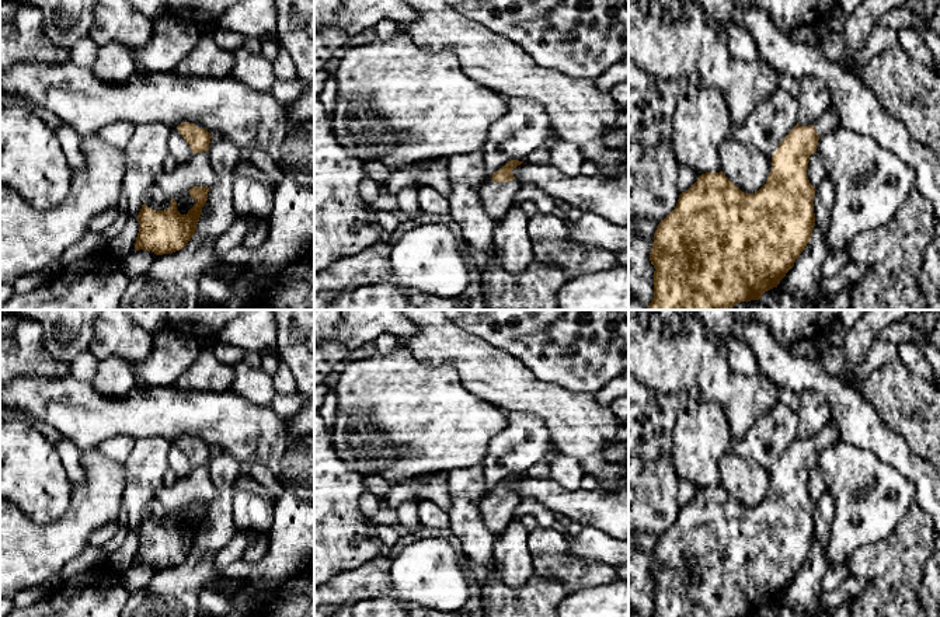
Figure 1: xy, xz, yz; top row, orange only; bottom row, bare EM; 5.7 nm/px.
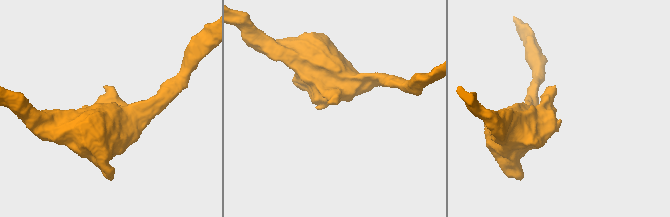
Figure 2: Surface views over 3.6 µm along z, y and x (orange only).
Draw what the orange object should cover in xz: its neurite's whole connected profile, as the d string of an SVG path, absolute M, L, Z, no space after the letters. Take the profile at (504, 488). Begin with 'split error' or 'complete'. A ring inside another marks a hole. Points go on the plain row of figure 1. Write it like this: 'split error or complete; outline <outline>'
split error; outline M511 474L502 482L492 488L490 495L484 495L480 502L480 513L487 529L501 534L509 524L515 506L521 501L515 494L512 484L523 475Z

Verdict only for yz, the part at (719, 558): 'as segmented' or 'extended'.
extended

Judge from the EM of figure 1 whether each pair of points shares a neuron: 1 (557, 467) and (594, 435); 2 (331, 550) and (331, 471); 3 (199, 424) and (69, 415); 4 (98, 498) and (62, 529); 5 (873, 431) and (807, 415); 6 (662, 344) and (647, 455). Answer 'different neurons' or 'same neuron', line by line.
1: different neurons
2: same neuron
3: same neuron
4: same neuron
5: different neurons
6: different neurons

